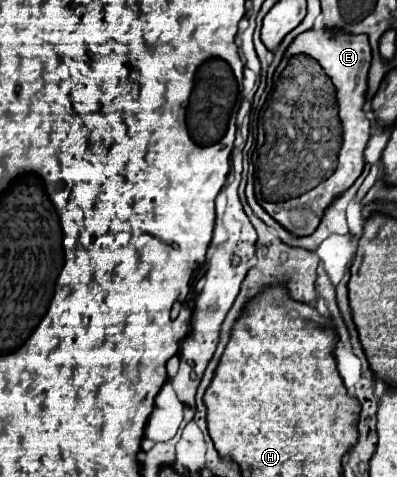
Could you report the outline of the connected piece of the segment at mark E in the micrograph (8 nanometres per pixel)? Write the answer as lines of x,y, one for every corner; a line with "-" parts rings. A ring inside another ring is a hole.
311,28
303,34
299,34
287,48
289,56
295,54
307,54
311,58
315,58
323,68
325,74
333,80
335,88
337,88
337,104
339,104
339,118
341,118
341,126
343,126
343,146
339,150
339,166
337,170
323,180
317,188
297,196
297,198
289,198
285,202
267,202
263,200
263,208
277,220
281,222
289,232
303,236
309,234
317,228
317,222
321,220
321,210
325,210
325,206
329,206
329,202
341,194
341,190
347,190
357,176
361,174
363,166
365,166
365,146
367,140
371,136
371,122
367,120
365,112
363,112
363,104
365,104
365,96
367,96
367,72
371,66
371,46
365,34
355,36
355,34
347,34
343,30
335,30
335,28
-
289,208
303,208
305,210
305,218
307,218
307,226
299,228
291,222
289,218

